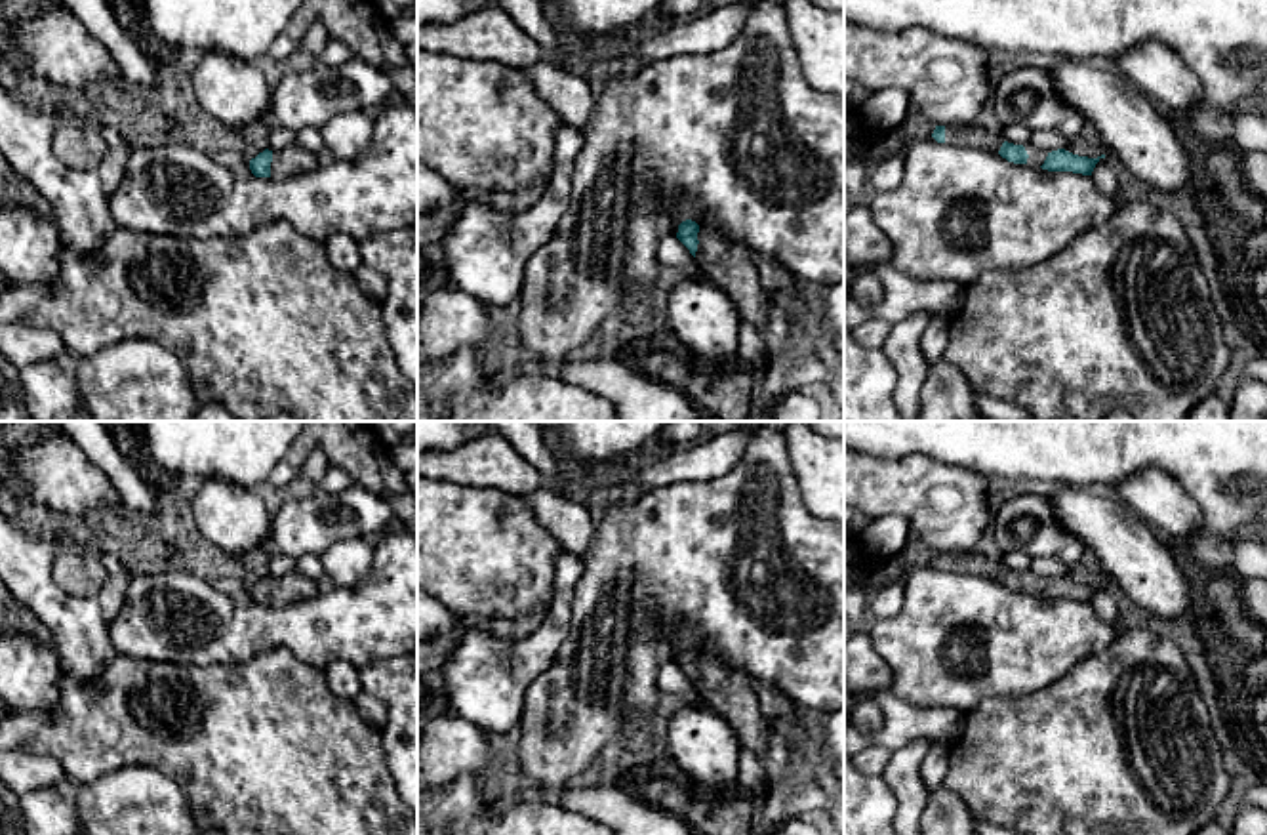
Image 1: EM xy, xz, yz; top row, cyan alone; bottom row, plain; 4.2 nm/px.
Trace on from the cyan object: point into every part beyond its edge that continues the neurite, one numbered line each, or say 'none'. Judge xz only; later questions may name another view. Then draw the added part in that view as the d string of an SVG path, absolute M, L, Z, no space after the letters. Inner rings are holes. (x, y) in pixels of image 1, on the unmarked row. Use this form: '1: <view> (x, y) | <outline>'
1: xz (728, 691) | M713 650L699 656L697 667L695 692L730 724L741 747L760 759L764 755L764 728L770 721L762 715L749 675L728 665Z

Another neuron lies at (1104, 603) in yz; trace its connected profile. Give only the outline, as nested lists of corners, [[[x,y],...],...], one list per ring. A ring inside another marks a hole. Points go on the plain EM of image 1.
[[[1099,585],[1092,599],[1092,608],[1105,623],[1118,623],[1120,610],[1116,608],[1116,599],[1107,591],[1105,585]]]

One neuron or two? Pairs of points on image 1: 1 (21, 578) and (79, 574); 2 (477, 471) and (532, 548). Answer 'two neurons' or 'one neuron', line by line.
1: two neurons
2: two neurons

